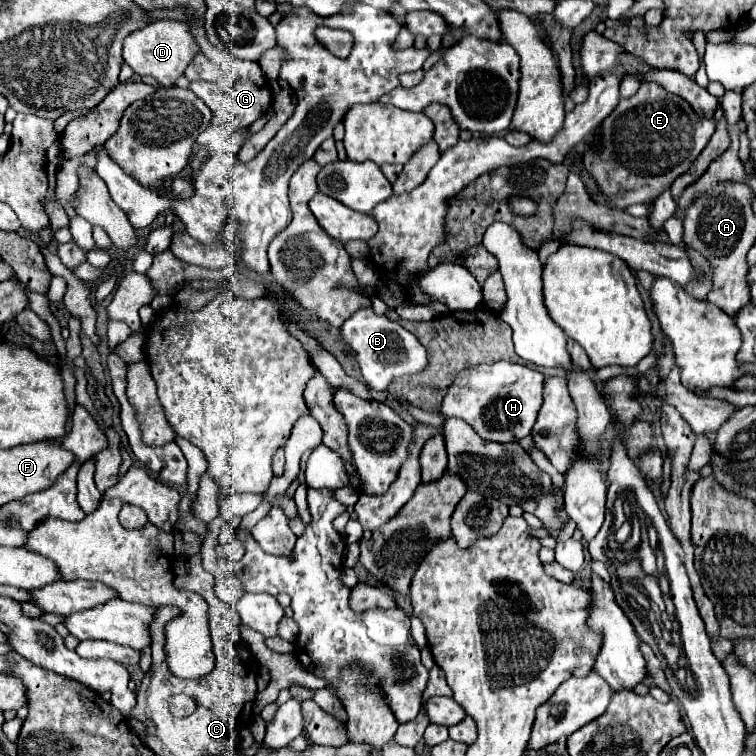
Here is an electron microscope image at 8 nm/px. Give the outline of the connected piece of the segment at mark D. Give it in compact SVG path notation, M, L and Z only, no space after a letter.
M156 20L134 32L124 40L122 56L124 62L140 76L154 76L158 84L162 86L174 86L174 82L184 74L186 66L194 60L194 56L200 52L200 46L196 44L190 26L186 22L178 20Z

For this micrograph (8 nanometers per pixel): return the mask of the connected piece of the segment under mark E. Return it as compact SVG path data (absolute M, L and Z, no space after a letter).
M644 82L640 90L626 100L620 100L614 112L602 122L602 150L588 148L584 156L584 168L598 182L598 192L590 192L592 200L602 206L614 210L626 210L630 204L650 204L654 202L662 190L670 188L670 184L684 172L690 170L698 154L704 150L708 140L716 130L714 118L698 116L684 98L676 98L676 94L668 94L658 82Z

